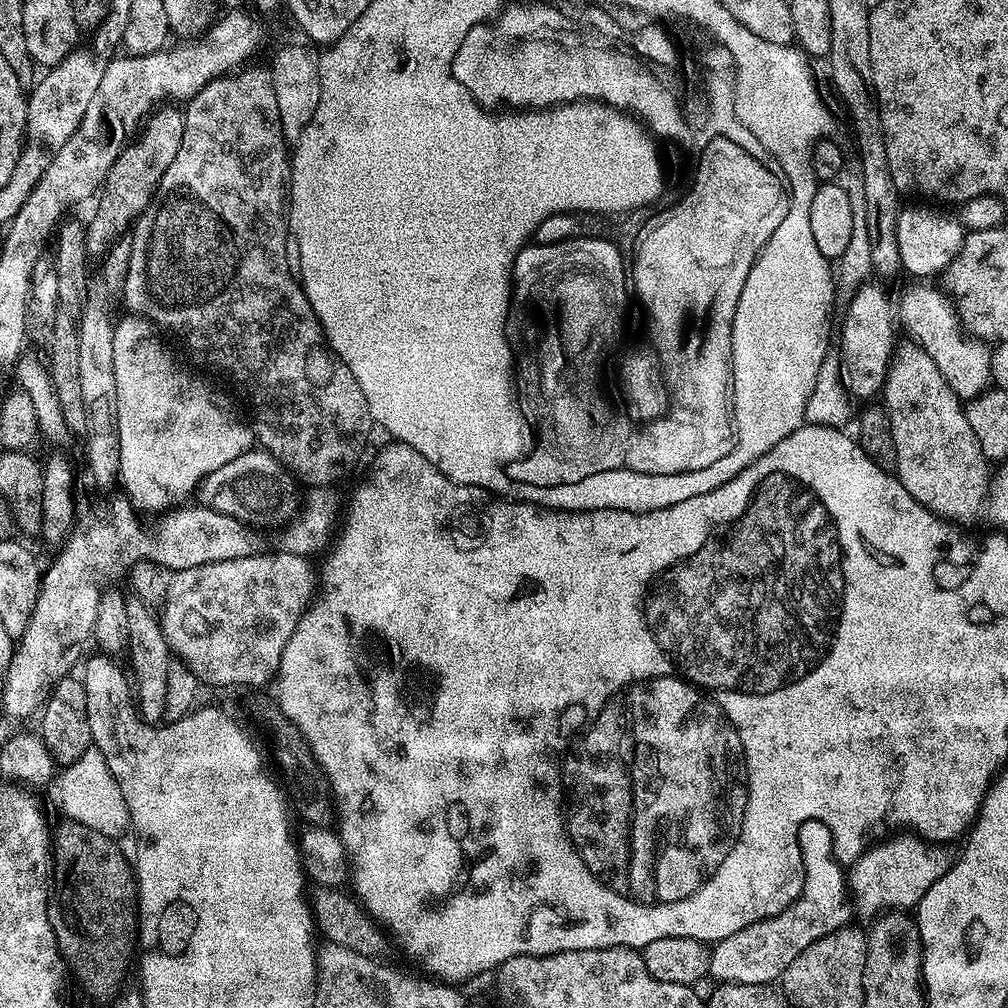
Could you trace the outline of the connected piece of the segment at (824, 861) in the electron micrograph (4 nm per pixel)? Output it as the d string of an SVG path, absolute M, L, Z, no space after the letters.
M817 820L800 824L796 835L800 856L804 860L804 885L800 897L778 914L754 922L730 938L711 945L711 979L721 984L772 984L783 977L786 966L818 938L845 927L854 916L850 894L846 889L846 872L832 855L832 835L828 827Z

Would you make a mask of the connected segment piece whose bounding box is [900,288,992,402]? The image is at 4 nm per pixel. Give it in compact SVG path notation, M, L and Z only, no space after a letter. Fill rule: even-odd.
M916 288L904 296L900 316L908 327L907 335L915 339L934 358L938 370L950 382L961 402L973 400L975 396L989 387L992 378L992 354L985 341L965 334L957 311L947 295L939 289Z

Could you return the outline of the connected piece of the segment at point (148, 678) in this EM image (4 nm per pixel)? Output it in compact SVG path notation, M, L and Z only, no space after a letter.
M129 595L125 606L126 634L128 636L126 653L128 652L128 660L132 663L130 676L134 681L134 700L145 722L155 725L159 721L157 719L164 716L164 702L168 693L168 669L170 667L168 643L164 637L164 631L160 628L157 613L149 605L145 604L139 596Z

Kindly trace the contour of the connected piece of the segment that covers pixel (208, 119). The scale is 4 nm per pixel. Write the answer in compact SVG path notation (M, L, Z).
M243 72L225 74L218 80L211 80L205 88L198 90L196 96L187 101L183 109L184 129L178 154L174 154L174 162L170 162L166 174L162 174L162 182L156 187L156 194L149 202L148 209L142 213L130 232L133 250L122 298L128 303L129 313L141 314L157 326L165 324L176 332L188 332L189 346L214 371L229 376L233 386L244 391L245 398L252 403L250 424L263 451L270 453L282 467L287 468L301 485L332 486L335 485L335 480L342 479L359 462L360 455L368 444L368 435L371 434L372 428L374 429L374 421L370 406L366 402L366 394L362 394L362 386L358 386L354 374L350 374L348 367L328 347L320 320L314 314L304 293L304 285L298 279L293 265L292 268L288 265L290 229L286 205L290 187L290 144L283 136L271 75L259 76L256 72Z

